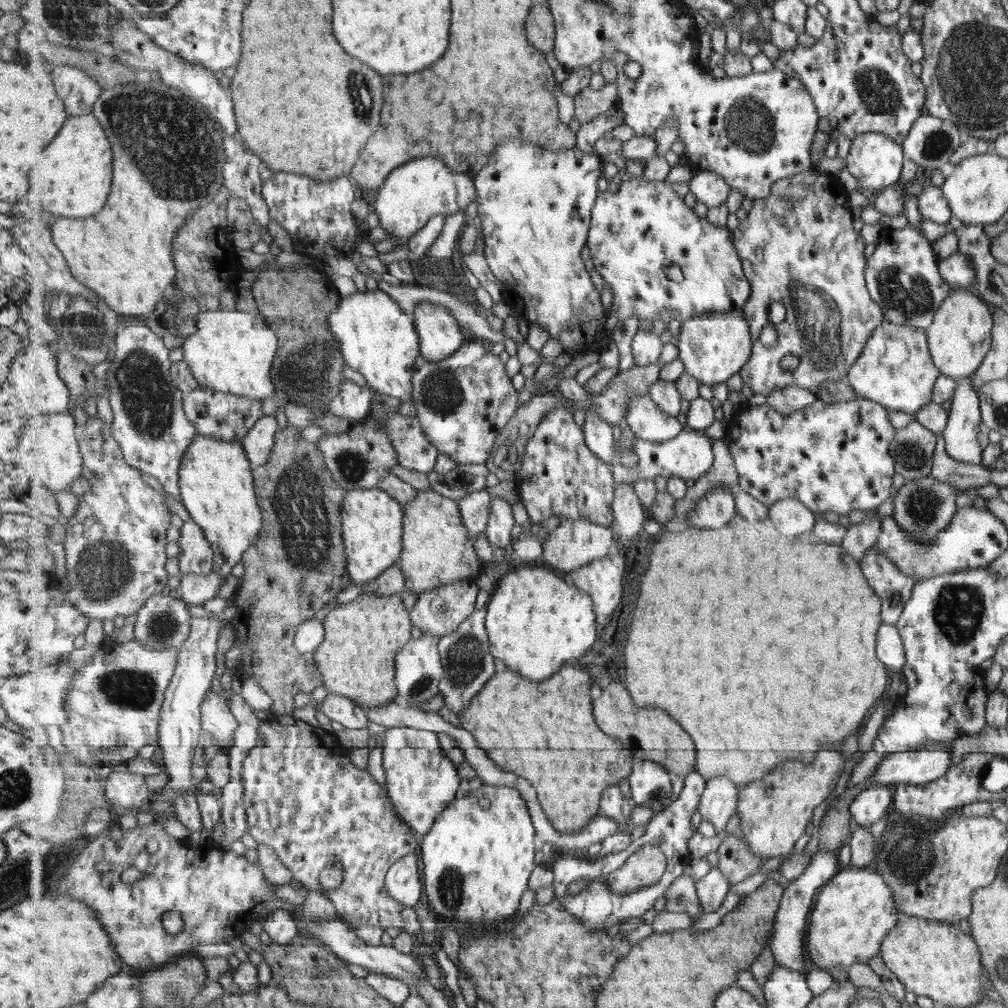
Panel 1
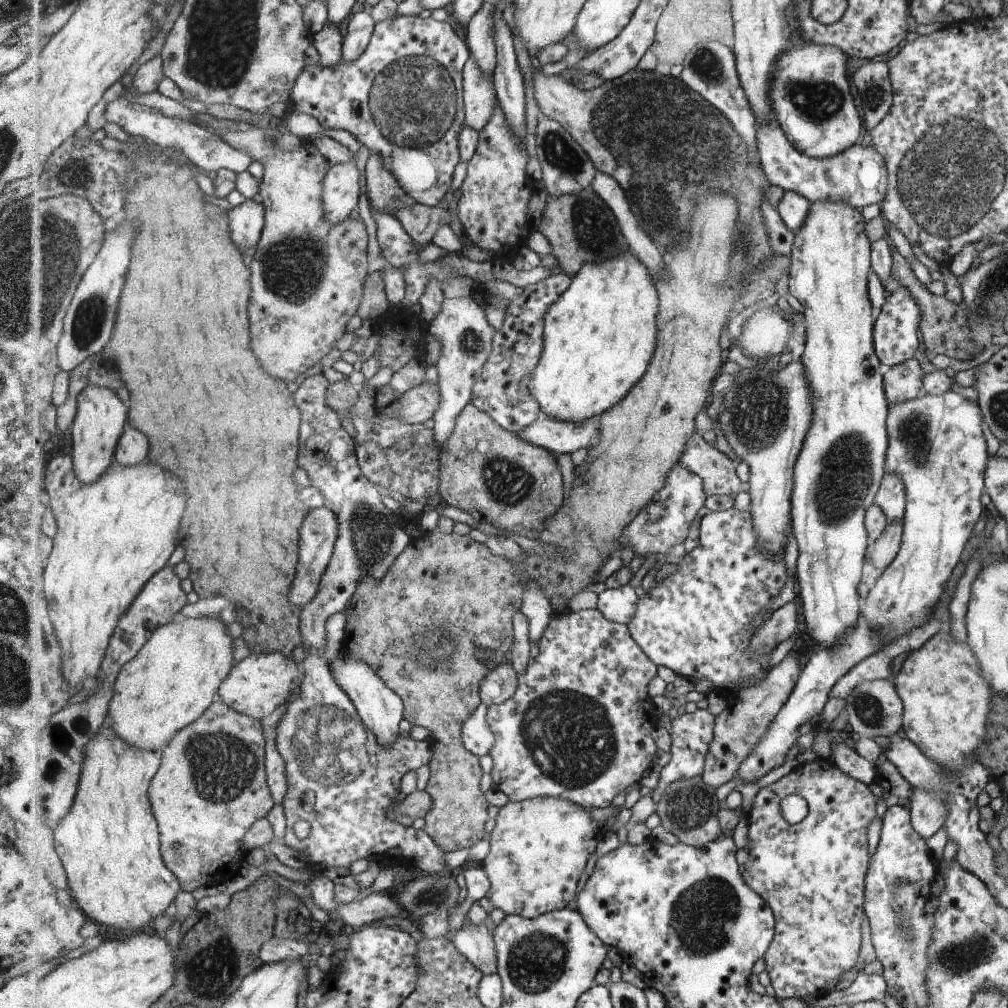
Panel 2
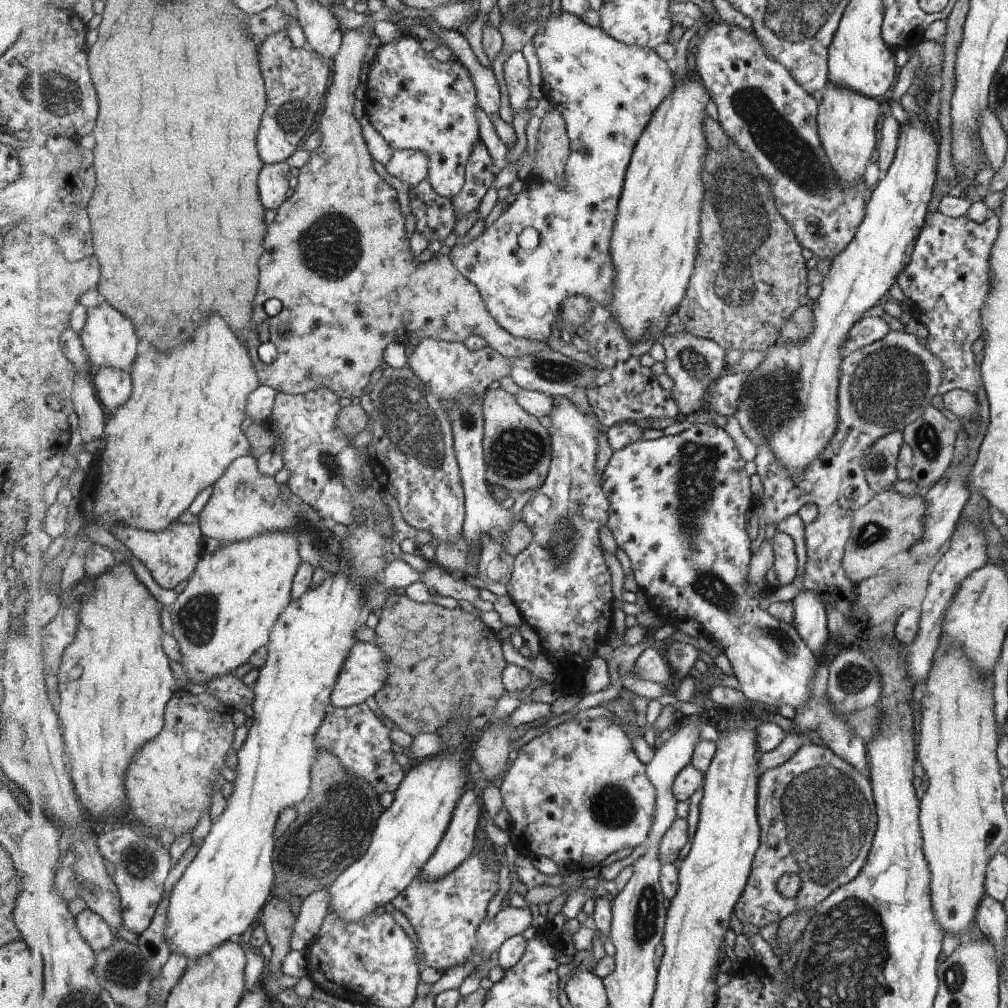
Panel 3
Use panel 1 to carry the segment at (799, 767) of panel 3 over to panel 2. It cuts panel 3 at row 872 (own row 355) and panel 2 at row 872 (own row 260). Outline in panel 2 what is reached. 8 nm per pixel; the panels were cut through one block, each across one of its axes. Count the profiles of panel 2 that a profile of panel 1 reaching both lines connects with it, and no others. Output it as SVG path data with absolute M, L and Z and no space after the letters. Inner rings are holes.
M816 758L812 762L807 762L807 764L797 764L789 774L761 788L754 798L747 819L749 844L738 850L738 862L744 880L770 905L775 916L777 935L764 960L766 962L766 972L770 976L776 998L780 1002L787 998L802 1000L807 996L821 997L828 992L826 988L831 980L835 980L835 978L841 976L847 970L851 970L857 964L857 957L861 952L861 942L863 942L863 920L868 918L866 916L866 878L867 870L869 870L869 828L867 826L873 822L873 818L879 816L879 800L875 800L874 791L875 788L848 776L837 764L834 764L831 758ZM793 794L803 796L809 802L810 807L809 816L803 822L795 825L791 825L785 820L781 808L782 797Z

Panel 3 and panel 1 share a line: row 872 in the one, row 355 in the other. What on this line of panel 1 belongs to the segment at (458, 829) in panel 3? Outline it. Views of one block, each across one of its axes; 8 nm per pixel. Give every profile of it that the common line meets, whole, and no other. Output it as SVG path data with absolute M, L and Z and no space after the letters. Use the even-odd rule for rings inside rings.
M420 302L414 310L415 327L421 337L421 354L431 362L441 362L456 353L470 338L447 308Z

